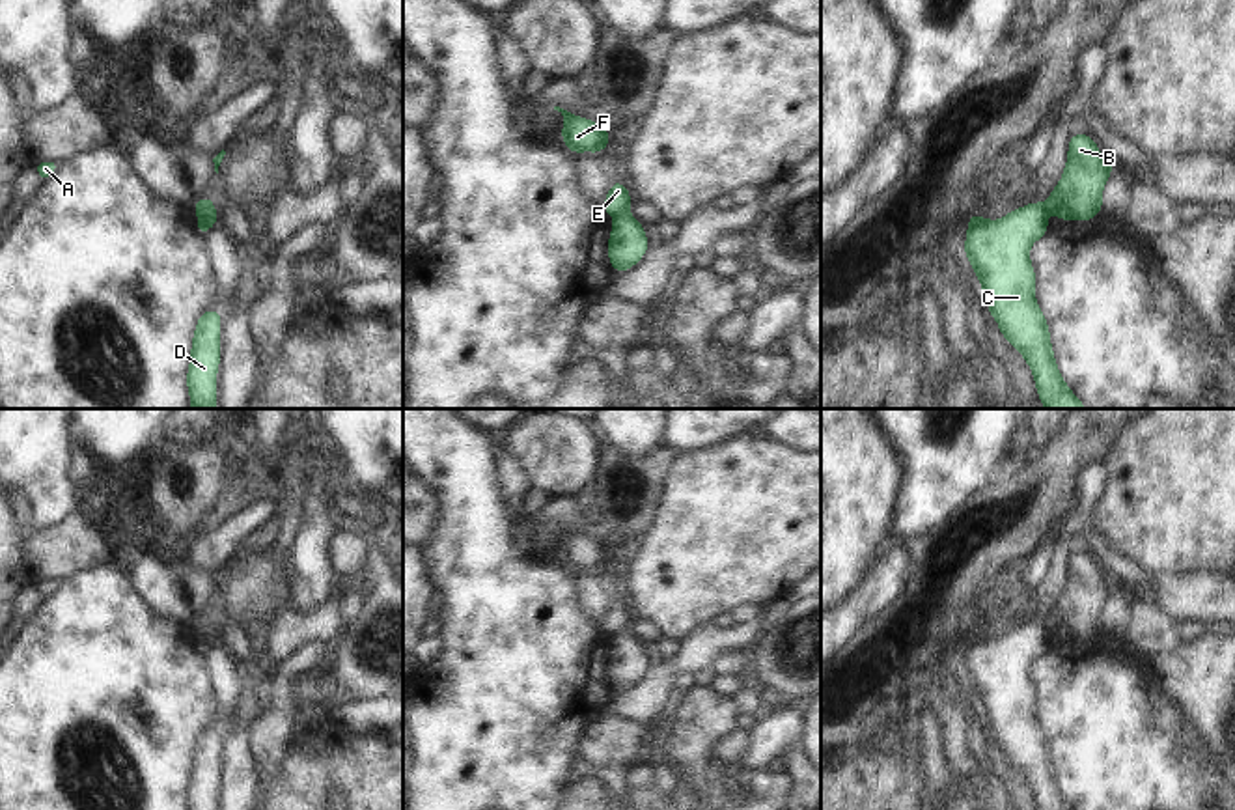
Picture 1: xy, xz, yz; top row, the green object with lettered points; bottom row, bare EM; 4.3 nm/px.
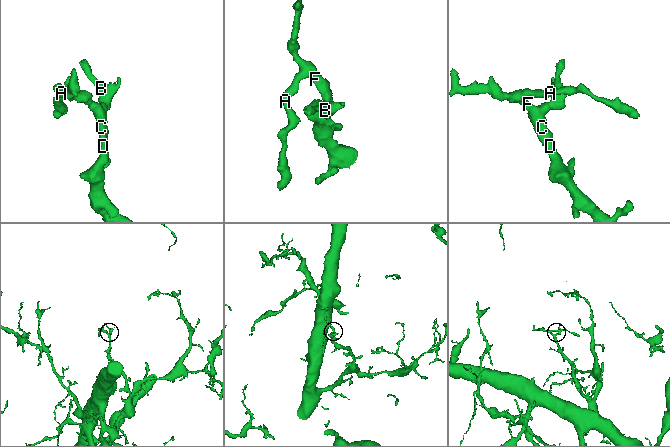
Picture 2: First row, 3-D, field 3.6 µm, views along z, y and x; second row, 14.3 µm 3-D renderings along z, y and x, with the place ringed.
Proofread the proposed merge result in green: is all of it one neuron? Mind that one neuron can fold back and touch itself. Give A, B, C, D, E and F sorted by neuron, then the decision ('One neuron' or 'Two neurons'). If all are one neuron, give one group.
Groups: A C D E F / B. Two neurons.

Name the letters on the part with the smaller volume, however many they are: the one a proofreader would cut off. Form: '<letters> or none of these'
B

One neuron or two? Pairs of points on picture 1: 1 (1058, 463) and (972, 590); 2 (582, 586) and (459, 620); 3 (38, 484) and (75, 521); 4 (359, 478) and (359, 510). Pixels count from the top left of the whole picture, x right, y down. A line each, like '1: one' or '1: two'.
1: one
2: two
3: two
4: two

